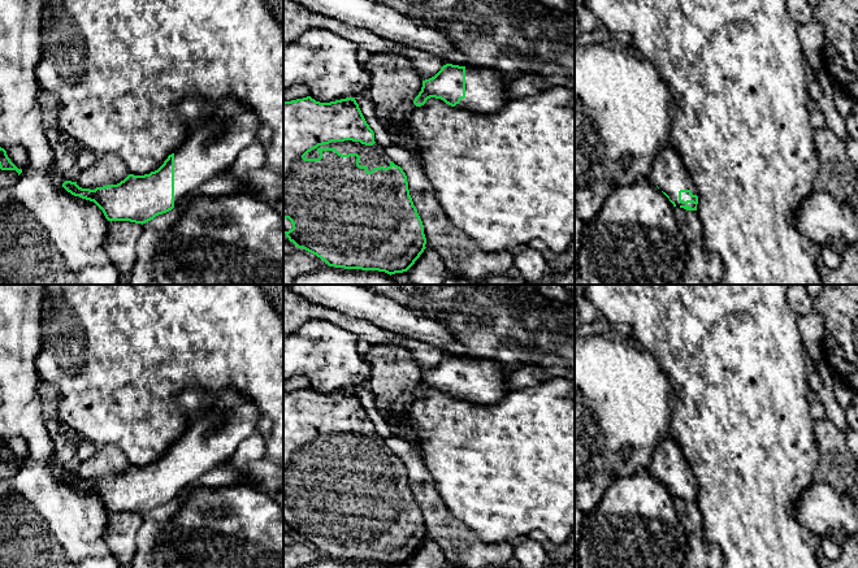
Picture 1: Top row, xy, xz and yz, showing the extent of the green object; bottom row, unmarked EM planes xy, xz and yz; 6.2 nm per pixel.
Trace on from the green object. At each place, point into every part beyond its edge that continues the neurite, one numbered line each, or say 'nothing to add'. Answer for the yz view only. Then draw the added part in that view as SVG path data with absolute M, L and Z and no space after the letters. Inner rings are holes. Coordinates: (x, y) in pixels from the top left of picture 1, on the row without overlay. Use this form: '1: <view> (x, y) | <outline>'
1: yz (668, 464) | M670 434L655 448L647 471L666 484L676 498L685 497L679 493L680 481L690 481L693 486L698 486L681 448Z

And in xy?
1: xy (212, 438) | M233 387L222 389L213 403L198 415L185 434L174 442L174 498L208 471L225 464L238 446L255 434L257 421L259 408L252 400Z

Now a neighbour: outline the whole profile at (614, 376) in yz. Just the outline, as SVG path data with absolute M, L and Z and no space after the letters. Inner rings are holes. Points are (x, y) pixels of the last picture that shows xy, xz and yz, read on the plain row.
M619 334L575 337L575 508L578 508L582 513L594 510L615 478L630 476L640 467L649 467L655 448L668 434L673 407L672 394L670 380L655 357L633 339Z

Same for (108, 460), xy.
M116 445L98 446L96 452L81 463L77 476L82 480L95 481L108 476L117 476L124 472L130 463Z

